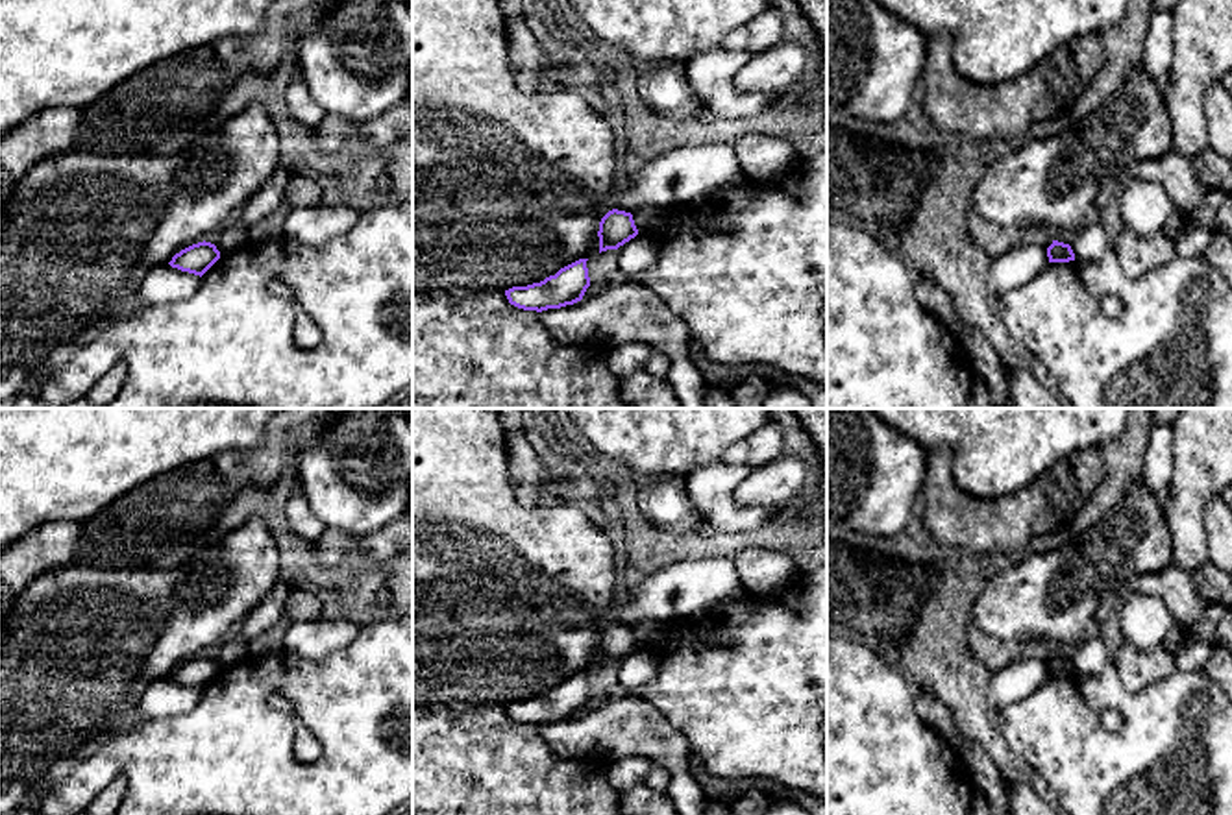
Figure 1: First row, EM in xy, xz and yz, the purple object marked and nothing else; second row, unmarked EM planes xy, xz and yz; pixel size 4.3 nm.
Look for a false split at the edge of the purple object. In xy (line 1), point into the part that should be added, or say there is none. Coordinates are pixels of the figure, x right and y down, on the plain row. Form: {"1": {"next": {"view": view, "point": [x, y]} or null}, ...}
{"1": {"next": null}}

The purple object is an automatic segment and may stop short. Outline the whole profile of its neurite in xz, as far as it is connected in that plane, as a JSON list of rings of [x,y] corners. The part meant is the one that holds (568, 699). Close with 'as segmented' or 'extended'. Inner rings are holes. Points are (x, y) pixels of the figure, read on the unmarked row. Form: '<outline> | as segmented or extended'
[[[579,673],[540,697],[512,700],[505,704],[505,710],[511,719],[536,726],[573,719],[583,713],[590,700],[586,675]]] | as segmented

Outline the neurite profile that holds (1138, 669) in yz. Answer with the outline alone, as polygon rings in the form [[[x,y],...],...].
[[[1125,641],[1114,663],[1125,689],[1138,693],[1173,675],[1177,671],[1177,654],[1164,645],[1152,651],[1138,651]]]

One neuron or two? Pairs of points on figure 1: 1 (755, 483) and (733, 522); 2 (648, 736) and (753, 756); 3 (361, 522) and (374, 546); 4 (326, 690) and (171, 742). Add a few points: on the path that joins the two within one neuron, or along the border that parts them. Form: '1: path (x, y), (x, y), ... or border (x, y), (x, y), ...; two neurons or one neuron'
1: border (733, 488), (733, 499), (742, 507), (781, 509); two neurons
2: border (659, 708), (683, 736), (690, 760); two neurons
3: border (393, 520), (365, 535), (328, 529); two neurons
4: path (287, 682), (254, 682), (209, 727); one neuron

